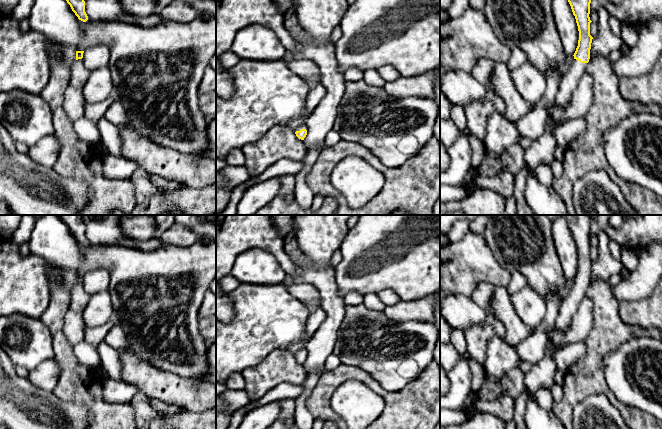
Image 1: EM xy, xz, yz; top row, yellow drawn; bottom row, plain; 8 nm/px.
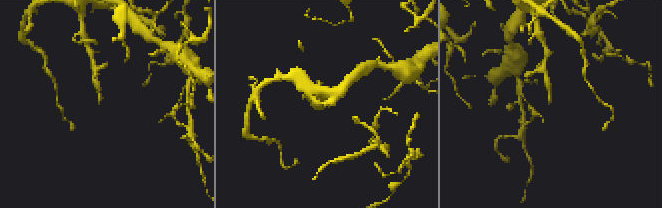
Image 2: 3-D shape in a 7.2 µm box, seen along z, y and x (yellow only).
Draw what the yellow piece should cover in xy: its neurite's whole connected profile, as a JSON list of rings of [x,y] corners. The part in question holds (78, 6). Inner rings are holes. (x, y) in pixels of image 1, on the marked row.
[[[66,0],[70,5],[72,11],[78,17],[79,20],[86,22],[88,16],[85,12],[85,1],[84,0]]]

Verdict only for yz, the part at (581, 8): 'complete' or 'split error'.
split error

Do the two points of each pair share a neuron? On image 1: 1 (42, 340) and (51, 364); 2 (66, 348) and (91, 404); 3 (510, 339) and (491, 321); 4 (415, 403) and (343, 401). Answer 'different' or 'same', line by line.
1: different
2: same
3: different
4: different

